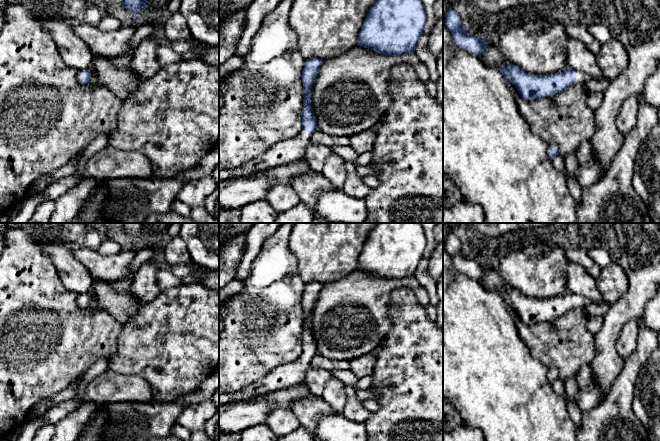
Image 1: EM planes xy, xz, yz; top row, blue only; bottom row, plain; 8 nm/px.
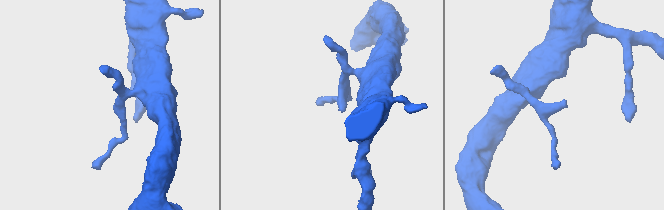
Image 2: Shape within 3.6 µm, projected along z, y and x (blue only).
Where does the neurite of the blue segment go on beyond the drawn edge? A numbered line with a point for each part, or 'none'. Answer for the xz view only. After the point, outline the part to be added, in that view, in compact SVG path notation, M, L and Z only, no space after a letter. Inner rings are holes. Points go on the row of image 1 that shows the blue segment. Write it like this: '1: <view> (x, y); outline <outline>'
1: xz (287, 151); outline M301 131L296 138L275 144L271 149L237 168L249 174L254 174L297 161L304 157L305 147L310 142L311 136L311 133Z

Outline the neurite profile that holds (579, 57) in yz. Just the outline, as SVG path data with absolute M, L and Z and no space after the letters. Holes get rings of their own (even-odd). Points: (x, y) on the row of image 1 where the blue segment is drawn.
M568 39L567 63L569 68L580 70L593 80L607 79L597 64L596 56L578 40Z

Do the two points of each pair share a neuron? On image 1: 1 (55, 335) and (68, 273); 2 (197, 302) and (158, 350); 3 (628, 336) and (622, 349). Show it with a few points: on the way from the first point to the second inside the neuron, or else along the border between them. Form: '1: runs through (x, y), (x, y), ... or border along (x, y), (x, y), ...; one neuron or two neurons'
1: border along (54, 265), (62, 283), (78, 294); two neurons
2: runs through (193, 314), (170, 338); one neuron
3: runs through (627, 339), (625, 346); one neuron

